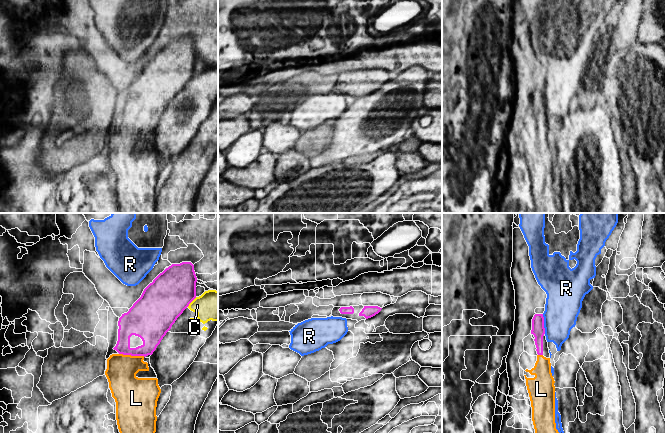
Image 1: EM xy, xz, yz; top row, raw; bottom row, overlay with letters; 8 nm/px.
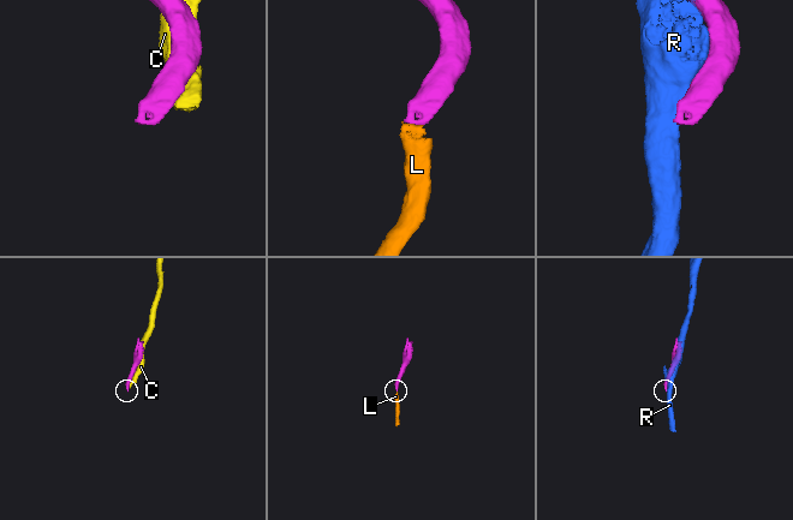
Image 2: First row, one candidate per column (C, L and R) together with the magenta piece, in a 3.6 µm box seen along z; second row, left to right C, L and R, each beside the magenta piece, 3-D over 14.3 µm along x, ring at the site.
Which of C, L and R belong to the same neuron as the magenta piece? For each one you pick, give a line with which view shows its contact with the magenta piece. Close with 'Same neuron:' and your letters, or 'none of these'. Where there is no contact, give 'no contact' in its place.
L: meets magenta in xy
Same neuron: L

